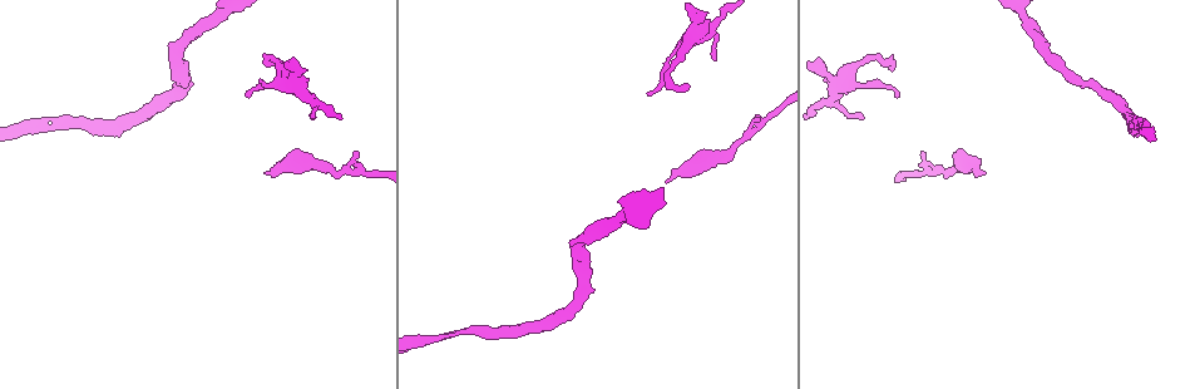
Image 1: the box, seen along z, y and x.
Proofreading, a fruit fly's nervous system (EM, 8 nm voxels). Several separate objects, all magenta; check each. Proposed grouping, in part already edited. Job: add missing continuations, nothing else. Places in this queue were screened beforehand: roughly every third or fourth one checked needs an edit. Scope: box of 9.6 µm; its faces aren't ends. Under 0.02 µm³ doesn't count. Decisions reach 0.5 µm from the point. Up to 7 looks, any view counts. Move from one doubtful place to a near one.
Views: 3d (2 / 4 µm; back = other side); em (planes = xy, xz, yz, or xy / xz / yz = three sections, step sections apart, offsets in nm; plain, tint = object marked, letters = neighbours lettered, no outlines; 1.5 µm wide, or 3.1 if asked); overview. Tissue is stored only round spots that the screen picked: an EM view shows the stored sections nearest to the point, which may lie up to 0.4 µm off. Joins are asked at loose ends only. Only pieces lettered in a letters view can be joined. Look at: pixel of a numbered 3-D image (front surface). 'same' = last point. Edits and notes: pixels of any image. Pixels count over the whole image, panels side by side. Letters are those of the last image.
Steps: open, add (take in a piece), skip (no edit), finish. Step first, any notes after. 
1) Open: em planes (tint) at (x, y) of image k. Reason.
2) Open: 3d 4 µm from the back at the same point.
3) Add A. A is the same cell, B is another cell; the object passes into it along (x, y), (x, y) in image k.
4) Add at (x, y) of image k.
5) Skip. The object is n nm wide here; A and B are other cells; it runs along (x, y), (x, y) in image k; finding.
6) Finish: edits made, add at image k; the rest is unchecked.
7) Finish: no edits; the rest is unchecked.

Open: 3d 2 µm at (650, 94) of image 1. Thin end.

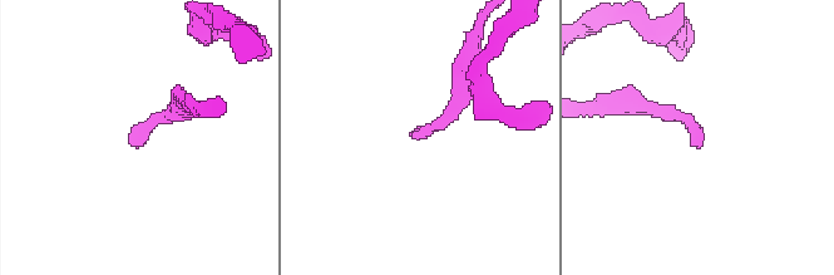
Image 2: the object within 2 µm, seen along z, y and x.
Open: em planes (letters) at (699, 143) of image 2.

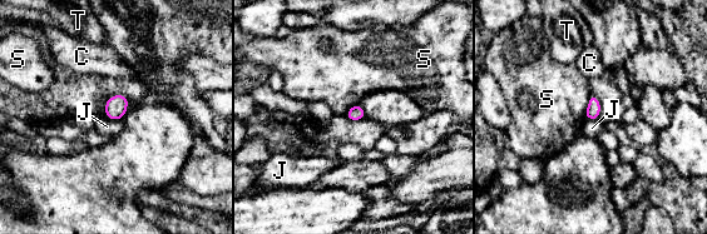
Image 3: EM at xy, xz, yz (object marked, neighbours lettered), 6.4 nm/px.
Skip. The longest contact is with S, 170 nm; C, J, S and T are other cells; a border runs along (107, 116), (120, 119) in image 3; none of them fits.

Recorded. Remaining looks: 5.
Open: 3d 4 µm at (311, 115) of image 1.

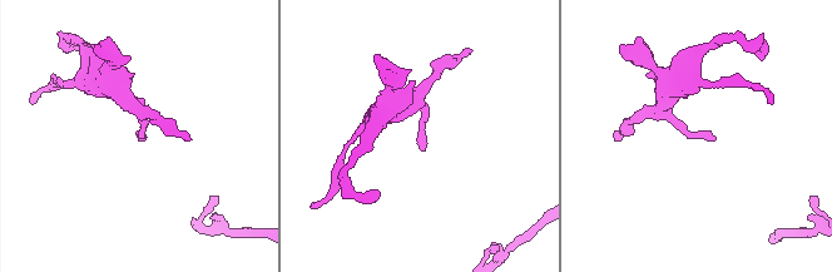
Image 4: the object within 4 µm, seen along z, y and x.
Open: em yz step 8 (tint) at (712, 140) of image 4. Now the EM.

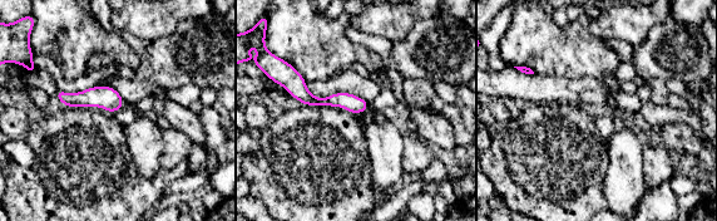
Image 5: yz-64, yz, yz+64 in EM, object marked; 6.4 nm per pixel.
Open: em planes (letters) at the same point. Cut it another way.

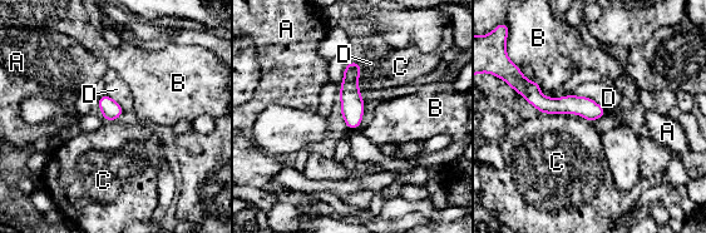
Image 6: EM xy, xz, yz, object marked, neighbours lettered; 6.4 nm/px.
Skip. The longest contact is with D, 440 nm; A, B, C and D are other cells; it runs along (526, 92), (543, 104), (601, 112) in image 6; no lettered piece goes on from it.

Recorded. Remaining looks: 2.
Open: em planes (tint) at (756, 119) of image 1. Tapers out.

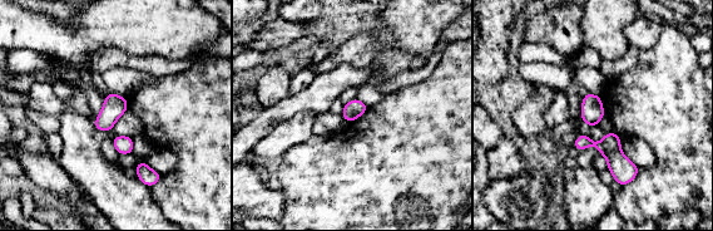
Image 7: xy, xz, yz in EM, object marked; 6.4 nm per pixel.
Open: em planes (letters) at the same point. See the neighbours.

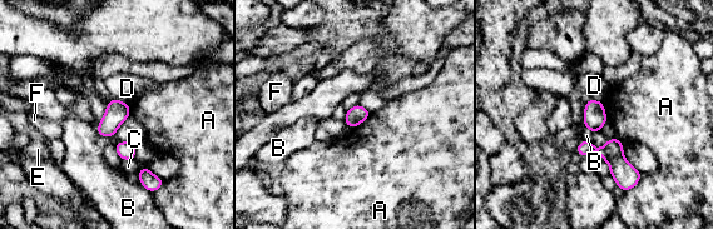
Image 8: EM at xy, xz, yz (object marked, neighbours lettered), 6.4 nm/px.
Skip. A, B, C, D, E and F are other cells; no lettered piece goes on from it.

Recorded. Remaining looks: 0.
Finish: no edits; the rest is unchecked.

